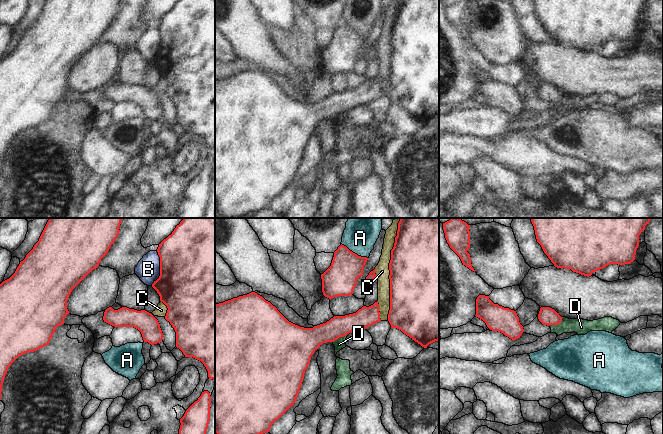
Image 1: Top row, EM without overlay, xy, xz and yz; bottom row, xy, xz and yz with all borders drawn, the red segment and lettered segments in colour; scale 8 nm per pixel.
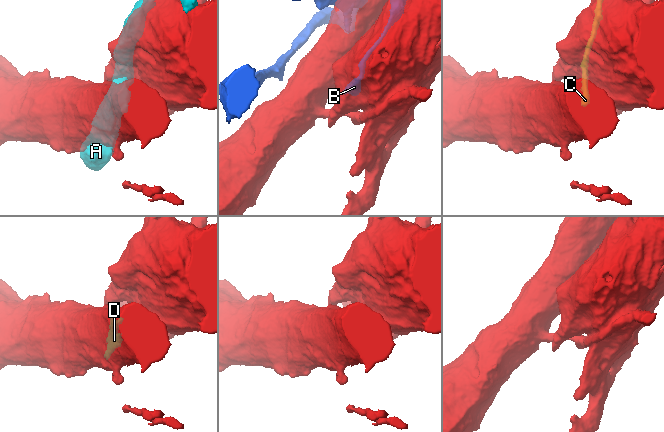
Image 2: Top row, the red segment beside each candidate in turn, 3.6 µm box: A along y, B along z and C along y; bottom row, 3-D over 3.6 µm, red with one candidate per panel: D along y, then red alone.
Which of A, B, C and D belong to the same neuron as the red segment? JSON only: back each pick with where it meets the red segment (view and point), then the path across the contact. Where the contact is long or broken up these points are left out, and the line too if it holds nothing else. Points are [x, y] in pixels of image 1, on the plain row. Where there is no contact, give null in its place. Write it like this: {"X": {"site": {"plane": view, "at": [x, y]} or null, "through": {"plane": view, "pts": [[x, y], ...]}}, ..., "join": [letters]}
{"join": []}

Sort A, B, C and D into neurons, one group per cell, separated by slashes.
A / B / C D

